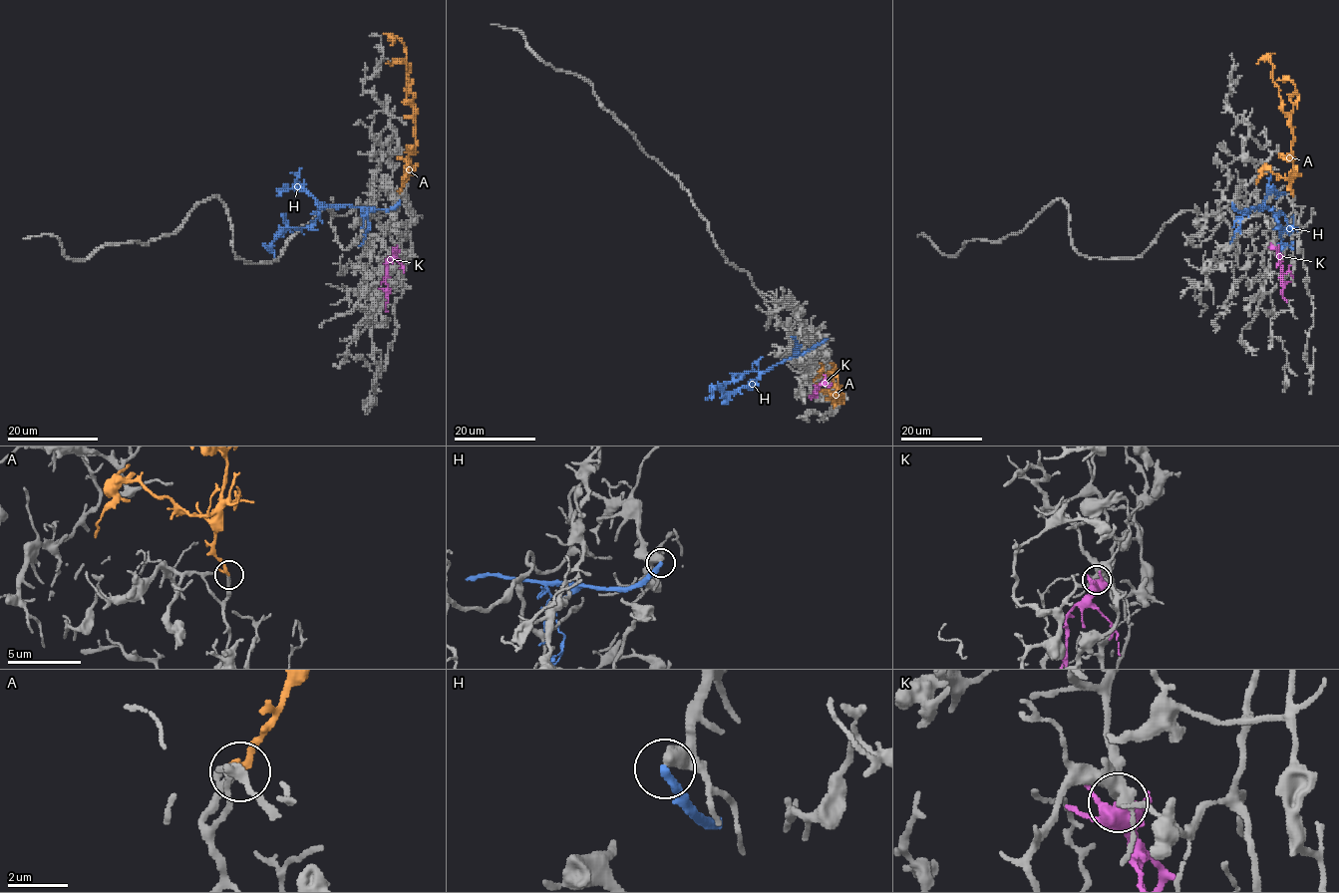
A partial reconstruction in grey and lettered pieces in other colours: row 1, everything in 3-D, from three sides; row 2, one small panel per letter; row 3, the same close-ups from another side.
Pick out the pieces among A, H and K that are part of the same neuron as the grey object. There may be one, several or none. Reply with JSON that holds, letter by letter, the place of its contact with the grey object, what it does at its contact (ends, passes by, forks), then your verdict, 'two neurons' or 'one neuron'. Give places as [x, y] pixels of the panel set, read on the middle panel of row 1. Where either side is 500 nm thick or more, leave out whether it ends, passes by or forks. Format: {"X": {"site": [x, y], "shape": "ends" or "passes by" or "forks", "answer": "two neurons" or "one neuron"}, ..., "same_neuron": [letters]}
{"A": {"site": [828, 401], "shape": "ends", "answer": "one neuron"}, "H": {"site": [828, 338], "answer": "two neurons"}, "K": {"site": [825, 382], "shape": "forks", "answer": "two neurons"}, "same_neuron": ["A"]}

